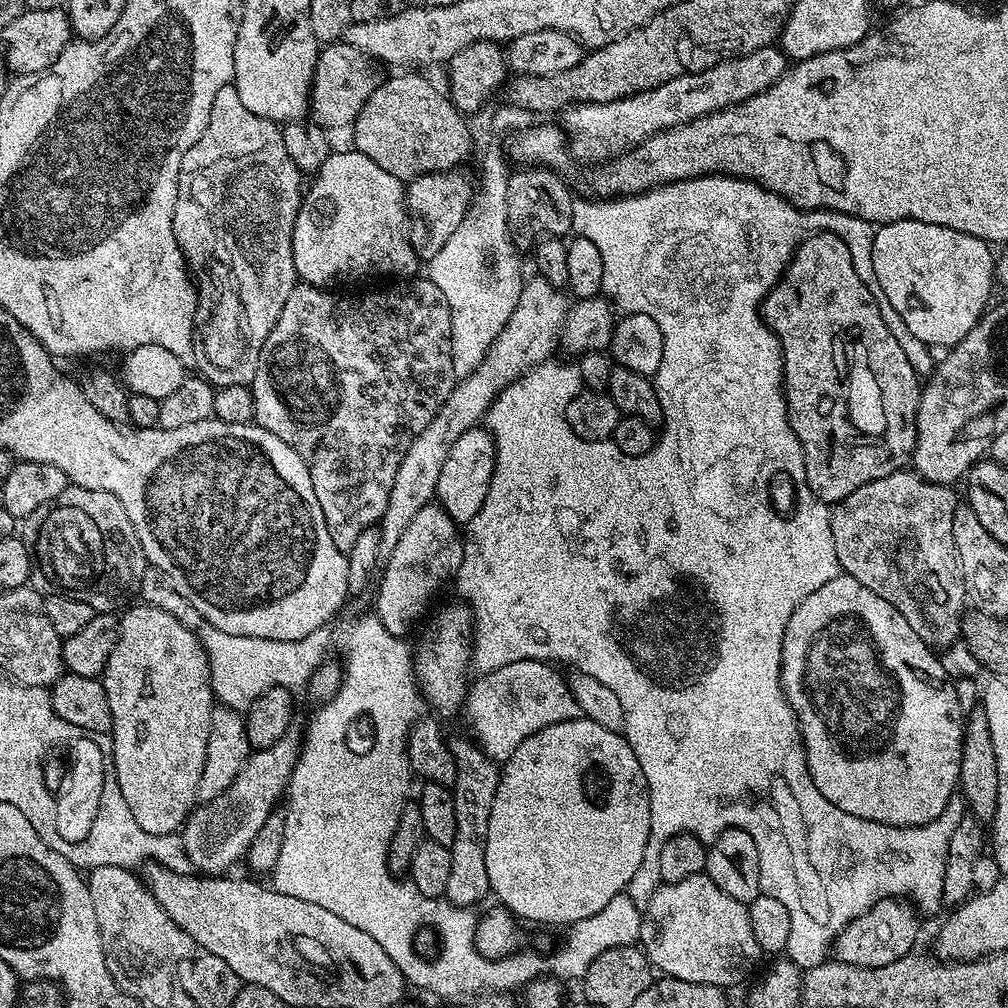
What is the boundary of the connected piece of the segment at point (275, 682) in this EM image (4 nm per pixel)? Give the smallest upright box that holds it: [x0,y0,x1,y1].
[198,623,328,713]

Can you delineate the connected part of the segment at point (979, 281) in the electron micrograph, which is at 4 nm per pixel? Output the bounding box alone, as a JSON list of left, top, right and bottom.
[874,220,994,346]

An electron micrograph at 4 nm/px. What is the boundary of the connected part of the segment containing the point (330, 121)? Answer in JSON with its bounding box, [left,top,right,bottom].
[309,42,384,129]

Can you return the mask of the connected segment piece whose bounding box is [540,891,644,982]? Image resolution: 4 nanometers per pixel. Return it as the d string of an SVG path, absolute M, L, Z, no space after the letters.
M627 891L620 892L614 898L610 898L610 902L606 902L606 906L598 910L598 914L590 914L590 918L582 918L571 925L567 929L568 941L553 952L545 951L540 959L540 962L546 964L546 970L558 970L556 979L561 982L579 981L586 974L586 970L590 970L590 962L594 962L594 958L598 958L602 950L636 944L640 939L640 927L644 917L641 905L639 908L635 898L628 895Z

